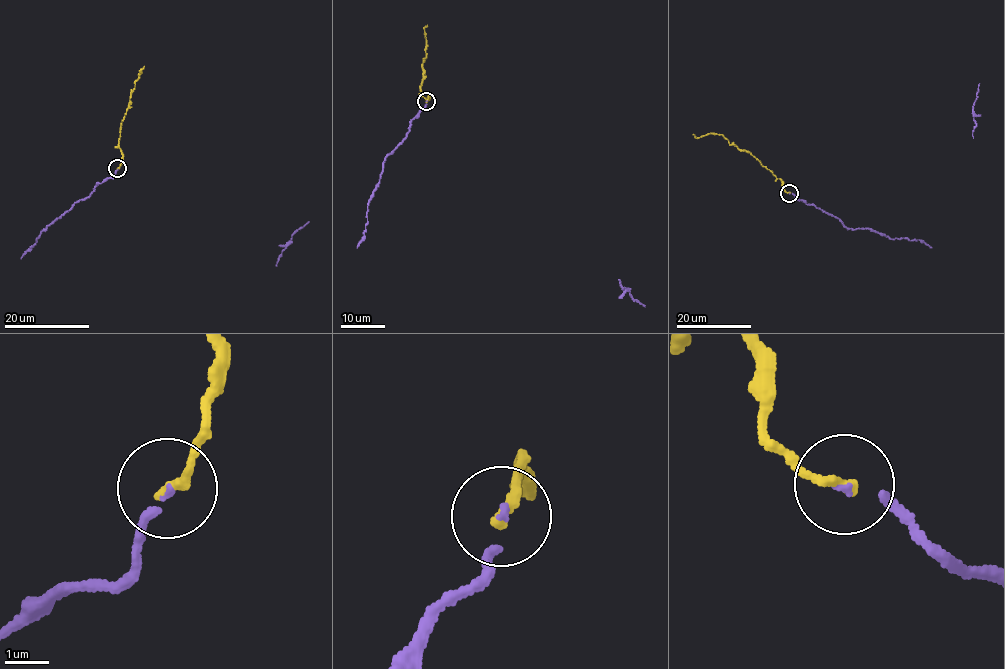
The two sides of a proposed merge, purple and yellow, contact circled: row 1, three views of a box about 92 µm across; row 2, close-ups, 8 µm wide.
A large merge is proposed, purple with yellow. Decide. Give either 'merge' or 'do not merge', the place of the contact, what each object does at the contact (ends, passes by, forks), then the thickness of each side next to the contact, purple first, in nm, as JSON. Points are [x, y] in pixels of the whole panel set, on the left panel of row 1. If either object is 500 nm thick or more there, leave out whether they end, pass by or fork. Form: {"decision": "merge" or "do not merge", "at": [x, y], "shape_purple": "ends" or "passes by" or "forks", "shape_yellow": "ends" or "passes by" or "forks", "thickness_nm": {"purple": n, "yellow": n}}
{"decision": "merge", "at": [117, 168], "shape_purple": "ends", "shape_yellow": "ends", "thickness_nm": {"purple": 90, "yellow": 240}}

